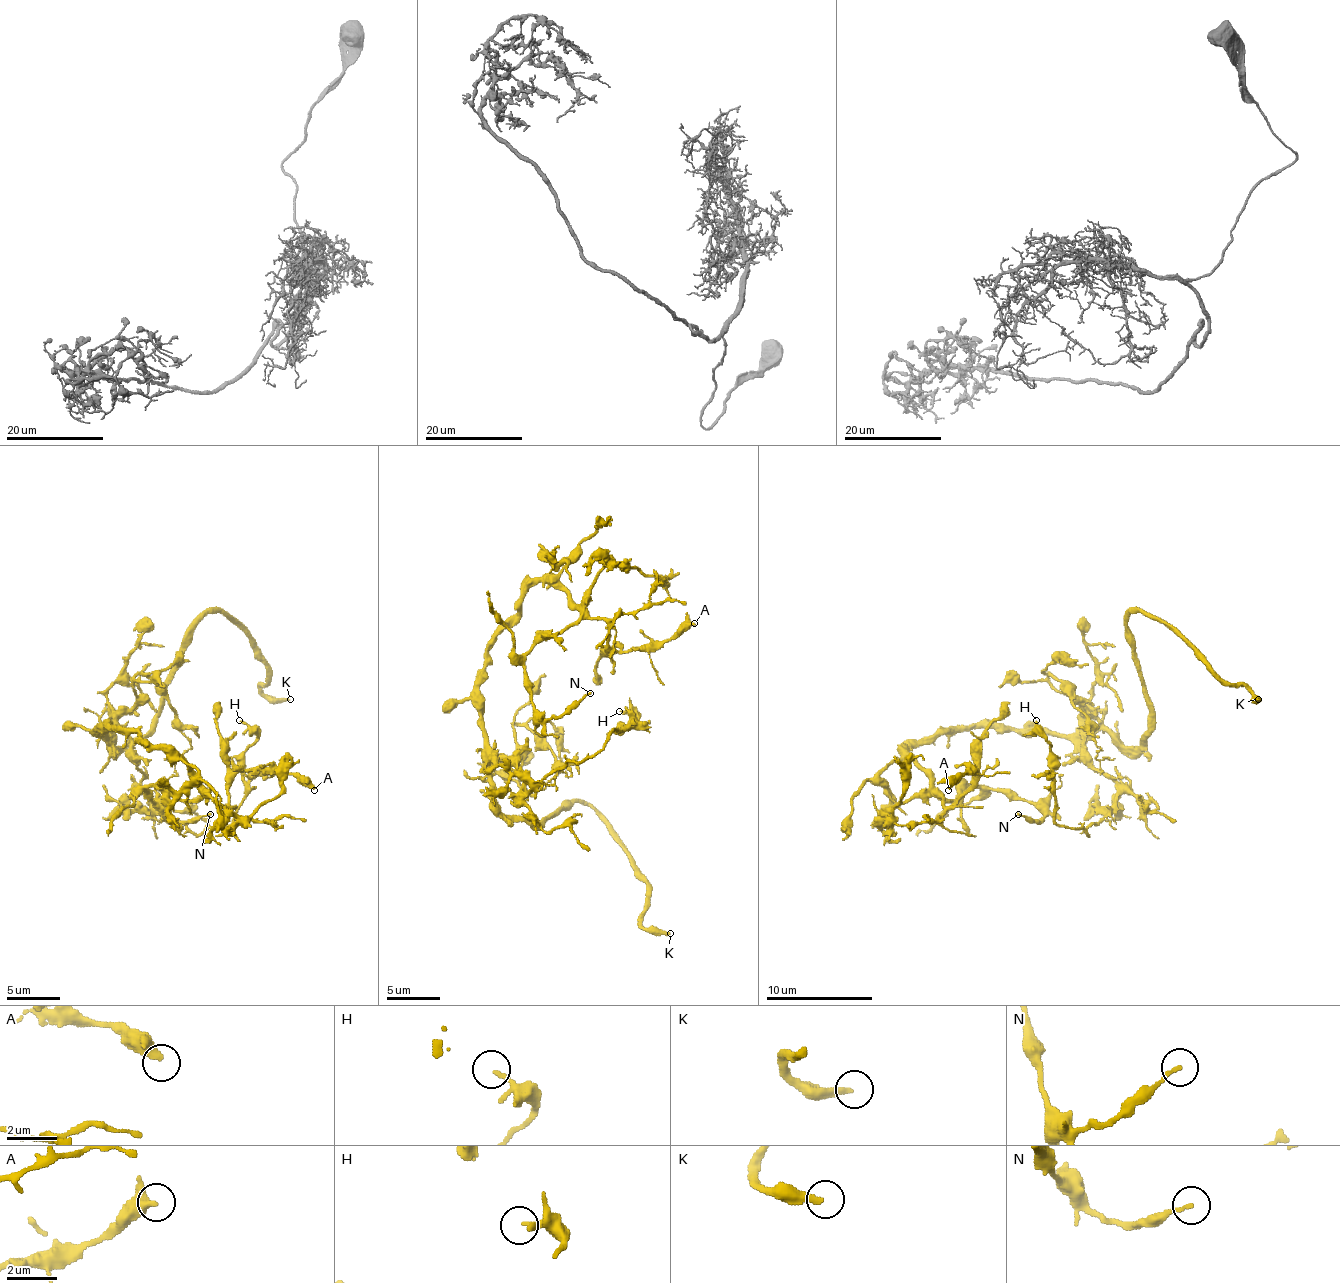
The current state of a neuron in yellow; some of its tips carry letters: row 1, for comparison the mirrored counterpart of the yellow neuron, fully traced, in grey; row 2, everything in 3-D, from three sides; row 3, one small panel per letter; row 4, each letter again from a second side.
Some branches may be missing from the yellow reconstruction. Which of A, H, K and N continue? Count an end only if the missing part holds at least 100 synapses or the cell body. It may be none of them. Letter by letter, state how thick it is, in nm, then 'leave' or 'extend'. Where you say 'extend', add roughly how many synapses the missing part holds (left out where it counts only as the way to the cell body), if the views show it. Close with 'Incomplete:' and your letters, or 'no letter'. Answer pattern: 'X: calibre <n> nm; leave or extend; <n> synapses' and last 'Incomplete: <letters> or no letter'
A: calibre 440 nm; leave
H: calibre 150 nm; leave
K: calibre 280 nm; extend; 1000 synapses
N: calibre 150 nm; leave
Incomplete: K

